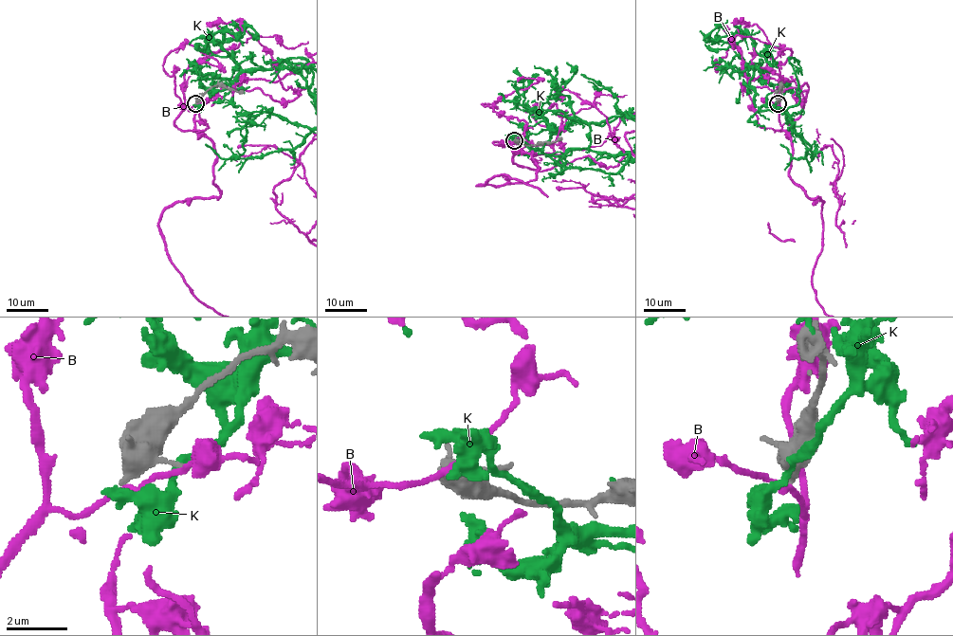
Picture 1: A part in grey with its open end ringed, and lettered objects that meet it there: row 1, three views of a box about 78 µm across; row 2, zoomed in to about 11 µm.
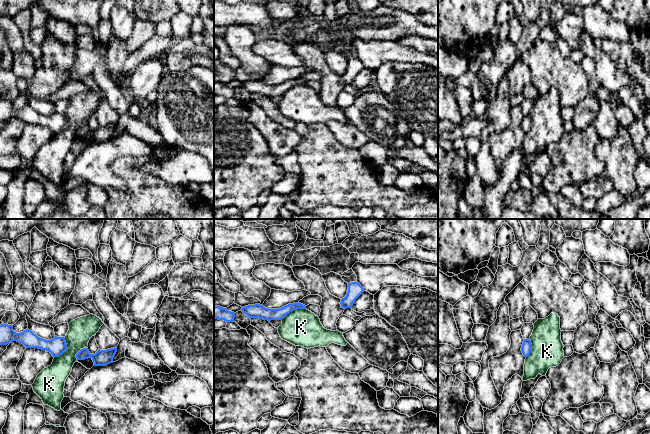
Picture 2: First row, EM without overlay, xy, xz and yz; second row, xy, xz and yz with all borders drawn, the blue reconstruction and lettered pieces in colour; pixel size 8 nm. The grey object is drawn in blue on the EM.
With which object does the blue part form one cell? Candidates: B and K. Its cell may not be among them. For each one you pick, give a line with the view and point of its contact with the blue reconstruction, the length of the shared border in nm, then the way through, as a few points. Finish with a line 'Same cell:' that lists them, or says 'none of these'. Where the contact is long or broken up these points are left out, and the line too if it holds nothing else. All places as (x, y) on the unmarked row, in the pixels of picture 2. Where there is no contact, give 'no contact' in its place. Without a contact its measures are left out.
Same cell: none of these

